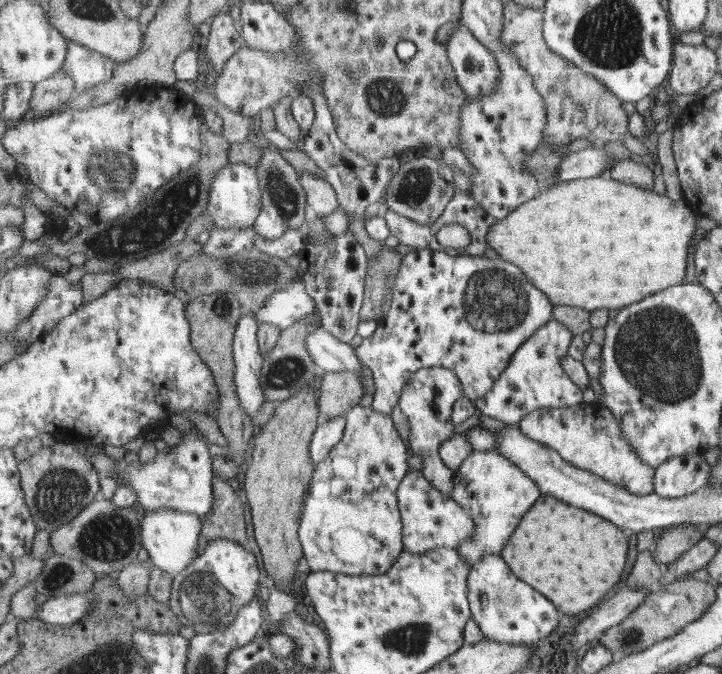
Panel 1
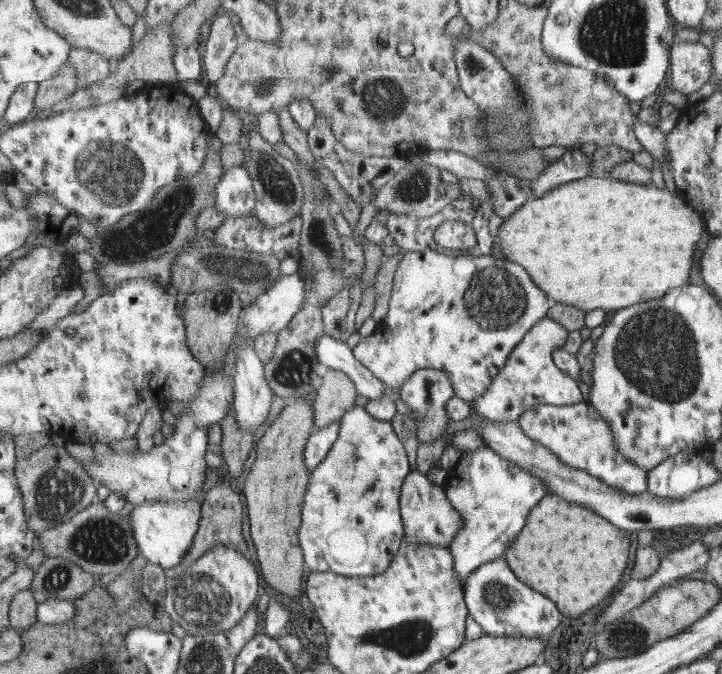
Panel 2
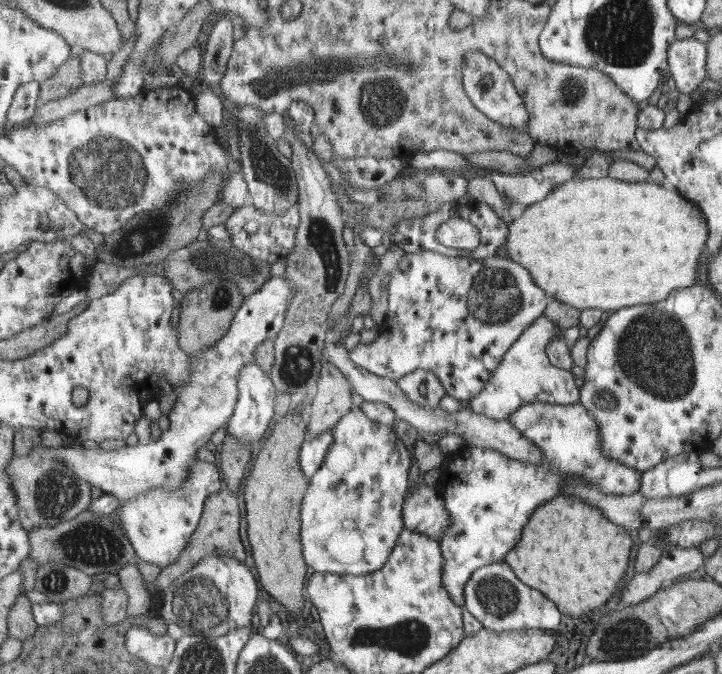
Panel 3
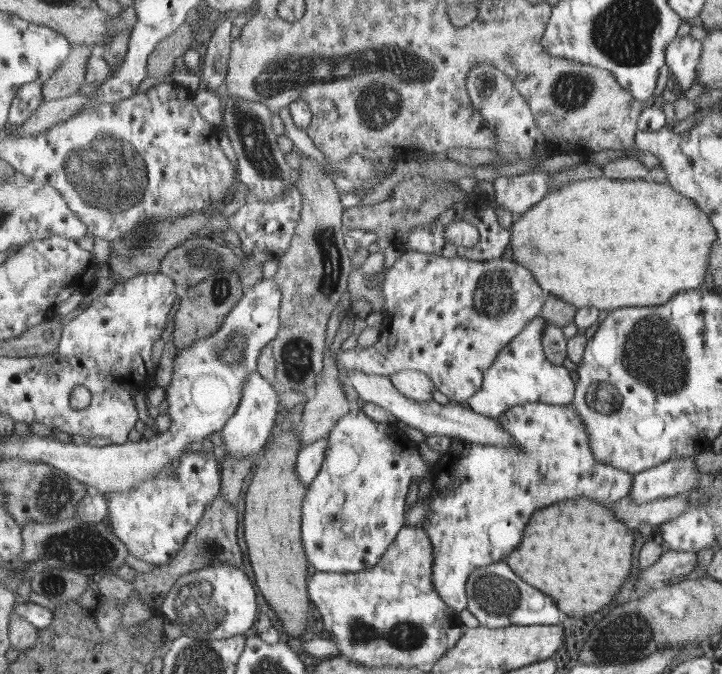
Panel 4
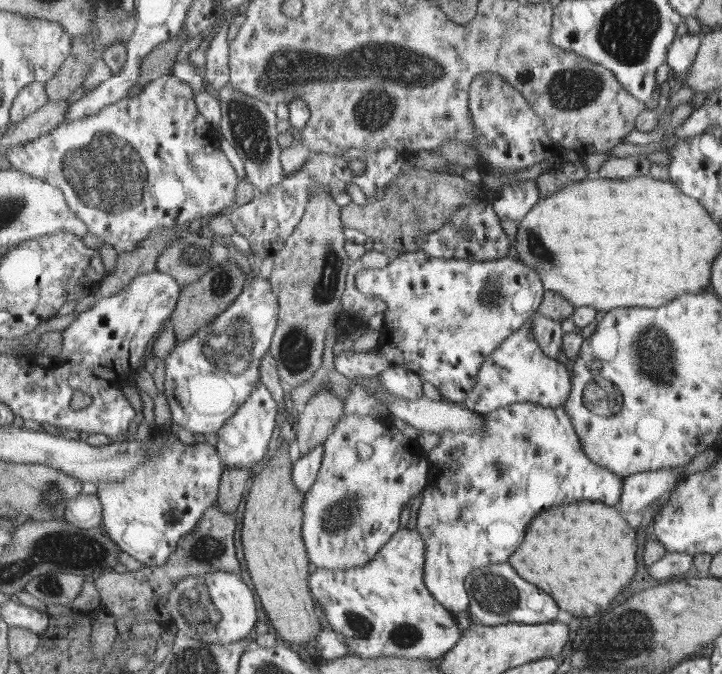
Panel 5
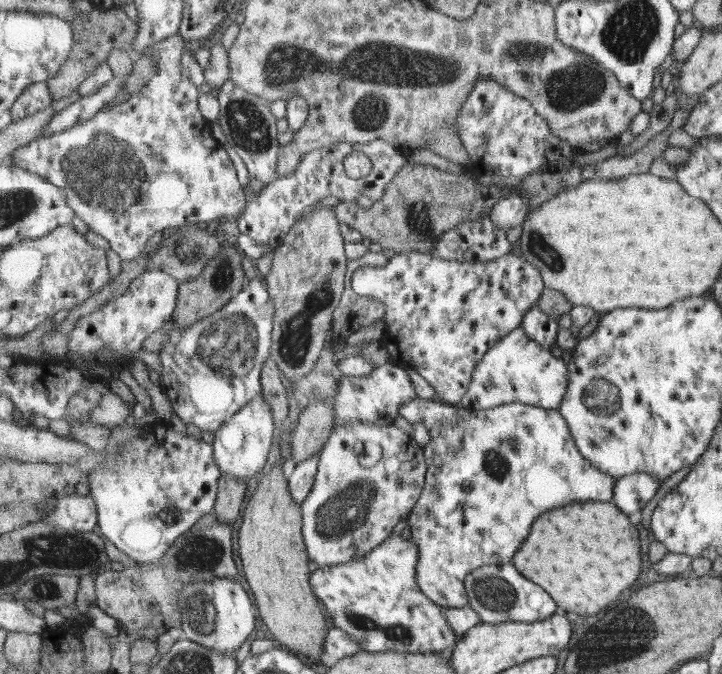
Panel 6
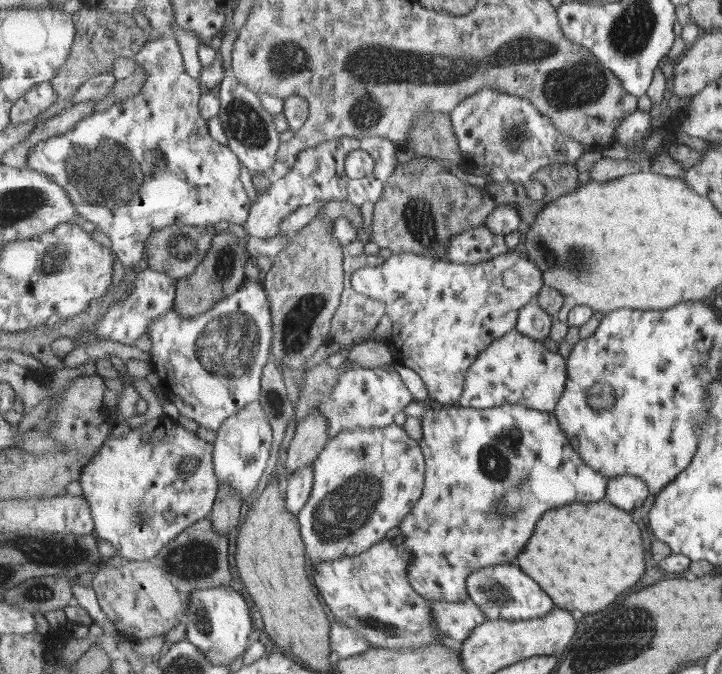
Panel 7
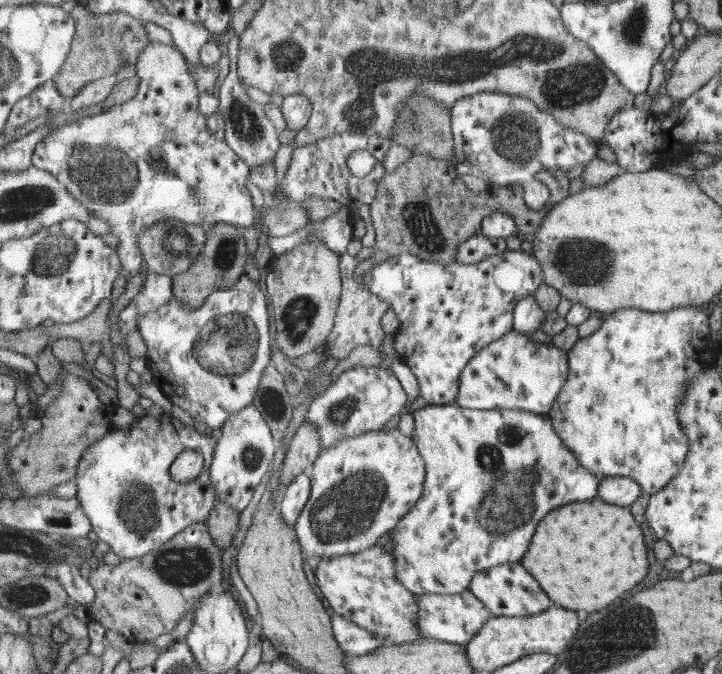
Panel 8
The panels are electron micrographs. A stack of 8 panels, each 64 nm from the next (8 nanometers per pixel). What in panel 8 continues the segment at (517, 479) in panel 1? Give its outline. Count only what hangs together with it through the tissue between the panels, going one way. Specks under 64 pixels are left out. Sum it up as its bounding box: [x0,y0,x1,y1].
[391,404,601,595]

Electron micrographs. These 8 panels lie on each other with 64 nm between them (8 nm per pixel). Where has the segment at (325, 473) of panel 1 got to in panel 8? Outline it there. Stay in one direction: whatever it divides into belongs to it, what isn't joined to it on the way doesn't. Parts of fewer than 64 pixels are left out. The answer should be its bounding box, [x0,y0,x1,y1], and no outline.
[295,426,426,562]

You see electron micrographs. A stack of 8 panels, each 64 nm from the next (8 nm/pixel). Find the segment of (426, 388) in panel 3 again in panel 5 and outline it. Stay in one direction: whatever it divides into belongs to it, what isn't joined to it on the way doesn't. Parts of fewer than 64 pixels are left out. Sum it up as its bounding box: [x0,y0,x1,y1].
[377,367,425,401]

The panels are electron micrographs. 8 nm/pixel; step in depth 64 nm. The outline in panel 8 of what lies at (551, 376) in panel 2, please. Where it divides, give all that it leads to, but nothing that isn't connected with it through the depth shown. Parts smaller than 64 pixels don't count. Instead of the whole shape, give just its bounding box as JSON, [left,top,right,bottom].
[454,329,569,414]

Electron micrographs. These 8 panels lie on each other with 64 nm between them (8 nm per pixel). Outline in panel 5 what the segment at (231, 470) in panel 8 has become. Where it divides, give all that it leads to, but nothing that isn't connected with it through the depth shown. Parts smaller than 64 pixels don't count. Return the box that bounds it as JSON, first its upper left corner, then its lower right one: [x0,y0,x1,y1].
[216,381,279,470]

